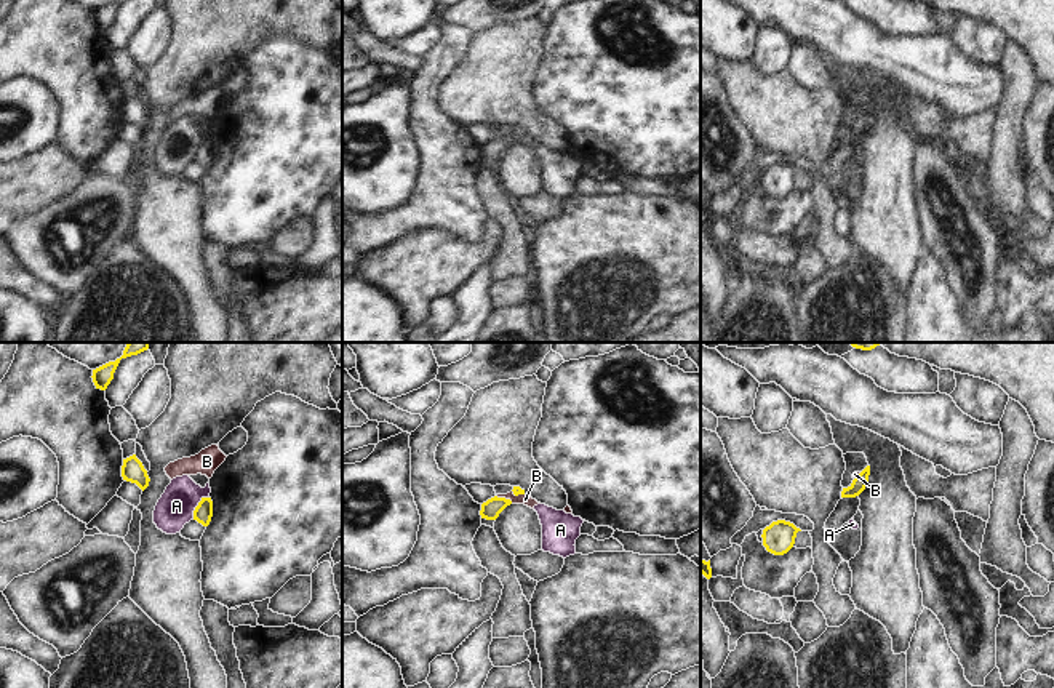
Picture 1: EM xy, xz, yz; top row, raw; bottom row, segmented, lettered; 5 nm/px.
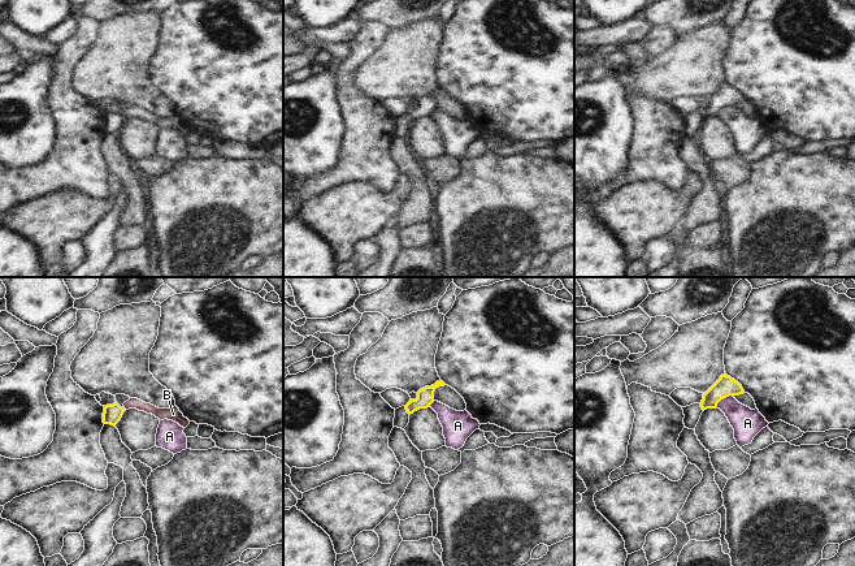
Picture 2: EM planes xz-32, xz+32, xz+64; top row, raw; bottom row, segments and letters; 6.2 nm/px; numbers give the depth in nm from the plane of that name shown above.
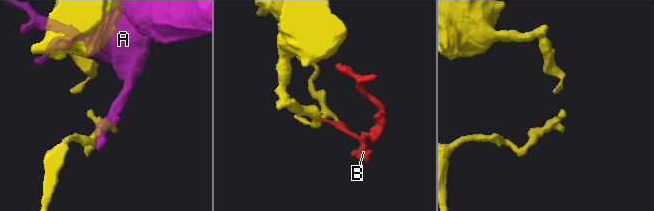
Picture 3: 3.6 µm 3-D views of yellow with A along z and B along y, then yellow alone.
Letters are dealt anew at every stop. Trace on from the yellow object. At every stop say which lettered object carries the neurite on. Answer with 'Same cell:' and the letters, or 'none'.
Same cell: none

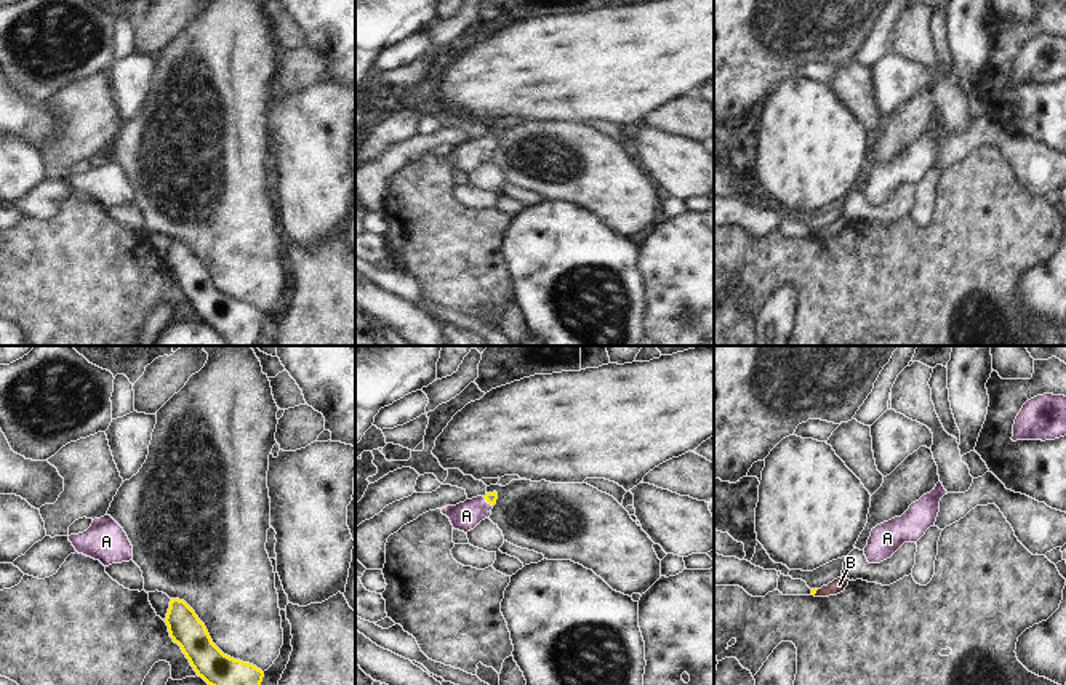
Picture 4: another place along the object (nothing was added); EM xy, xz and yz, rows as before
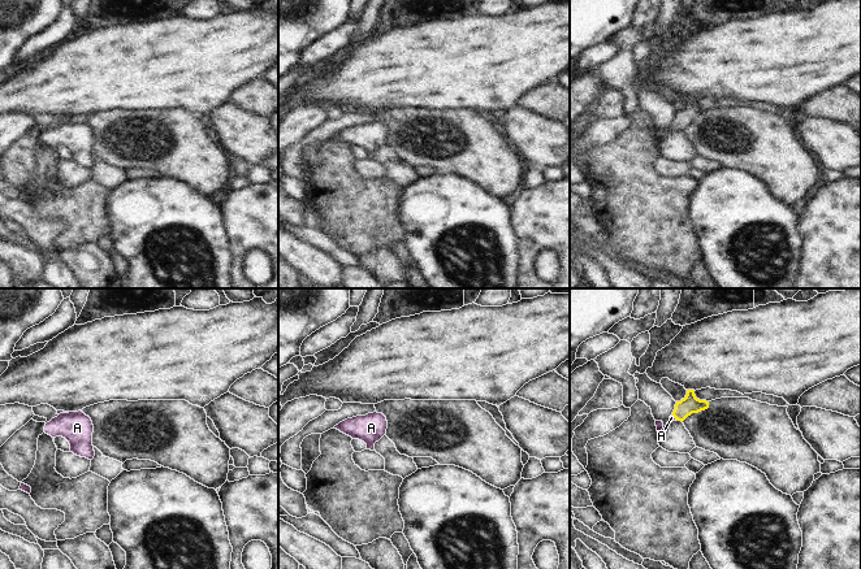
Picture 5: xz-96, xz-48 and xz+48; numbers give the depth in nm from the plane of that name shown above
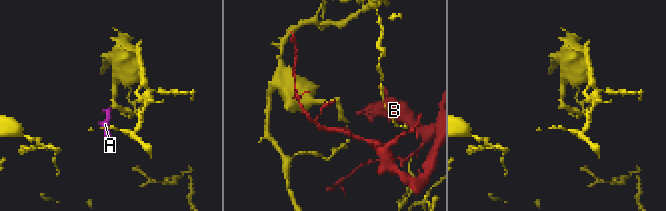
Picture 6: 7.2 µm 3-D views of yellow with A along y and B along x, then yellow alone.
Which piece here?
Same cell: A

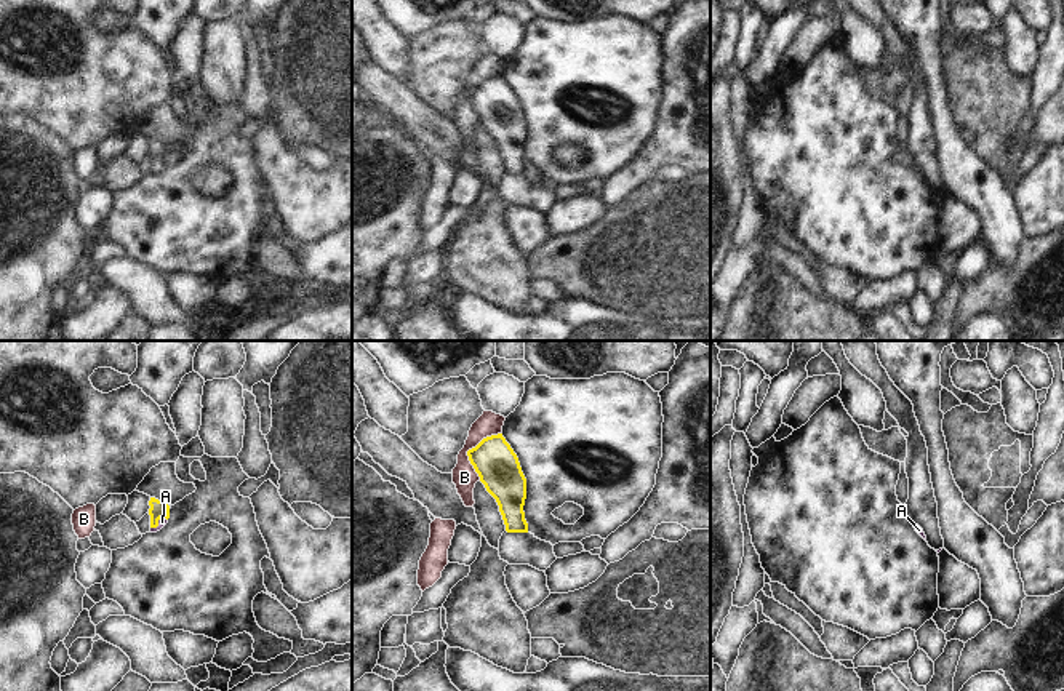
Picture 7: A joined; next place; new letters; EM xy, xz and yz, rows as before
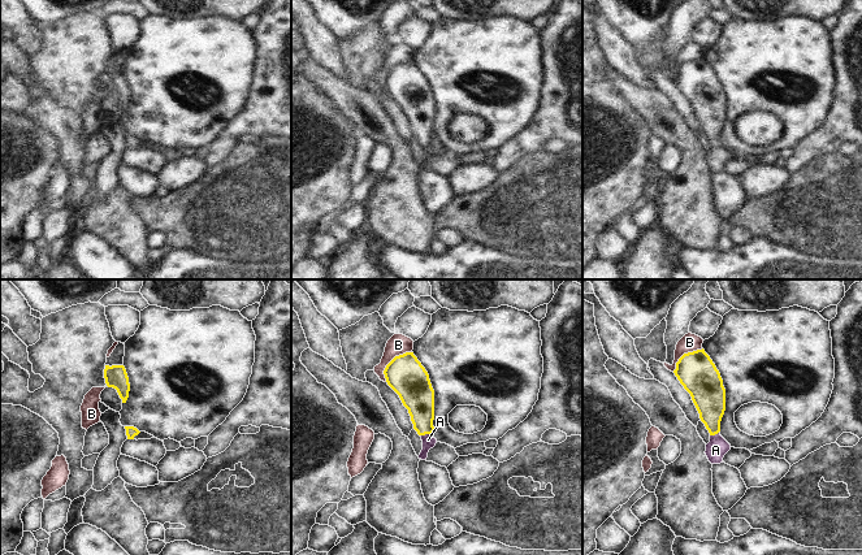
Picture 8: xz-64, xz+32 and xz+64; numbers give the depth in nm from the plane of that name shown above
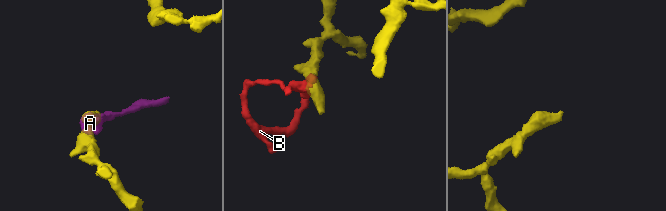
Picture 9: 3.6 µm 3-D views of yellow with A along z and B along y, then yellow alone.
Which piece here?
Same cell: A

